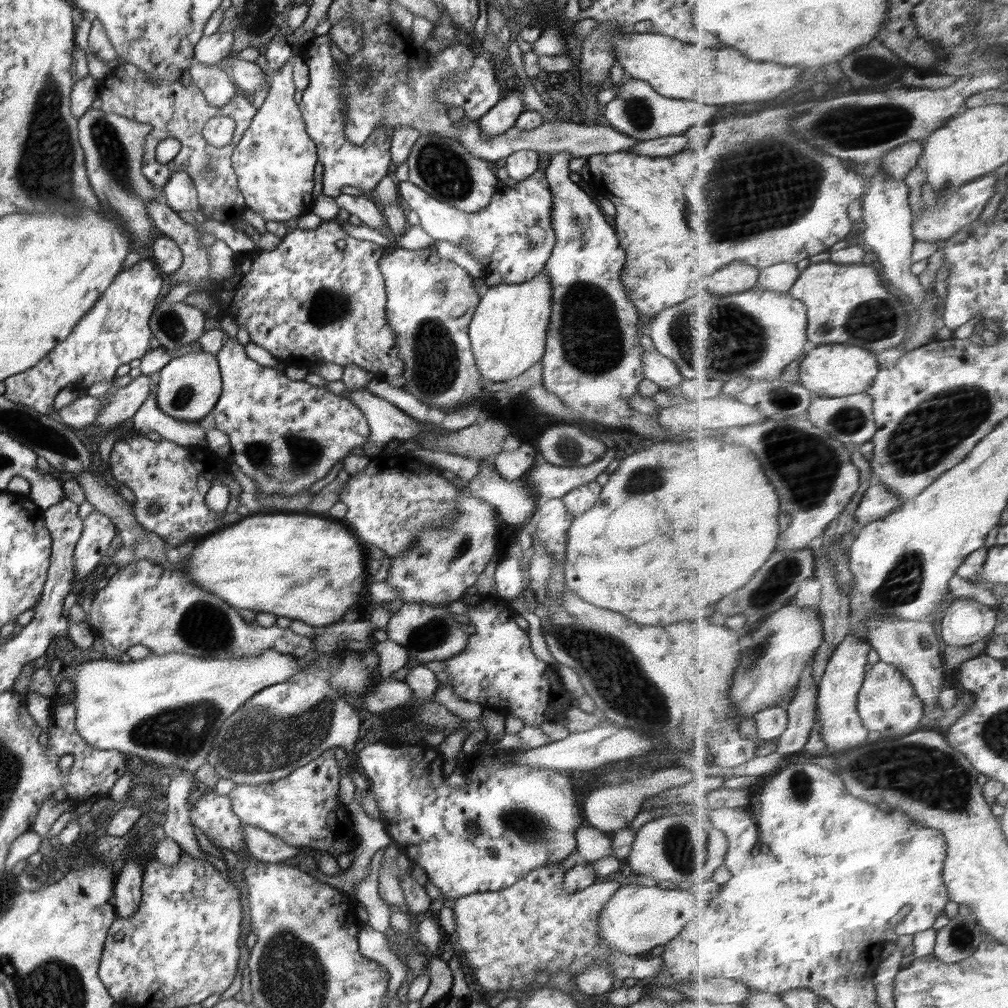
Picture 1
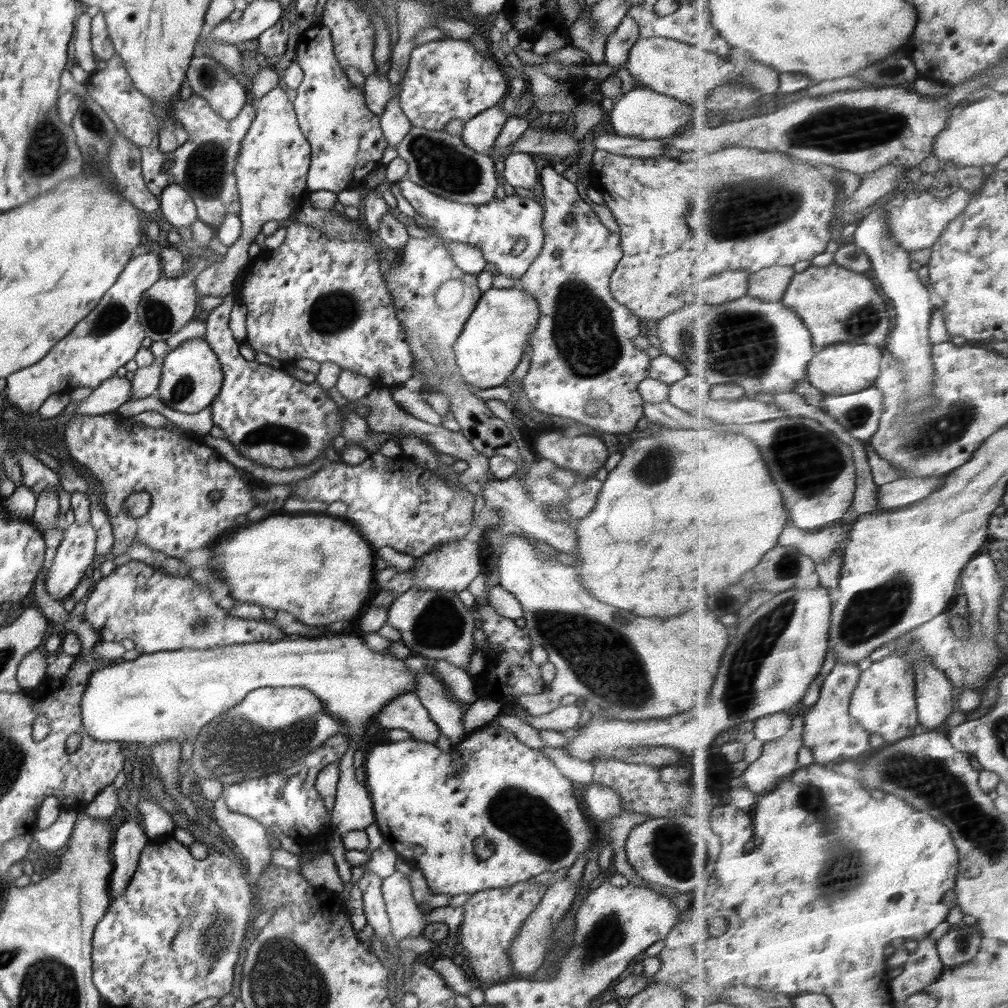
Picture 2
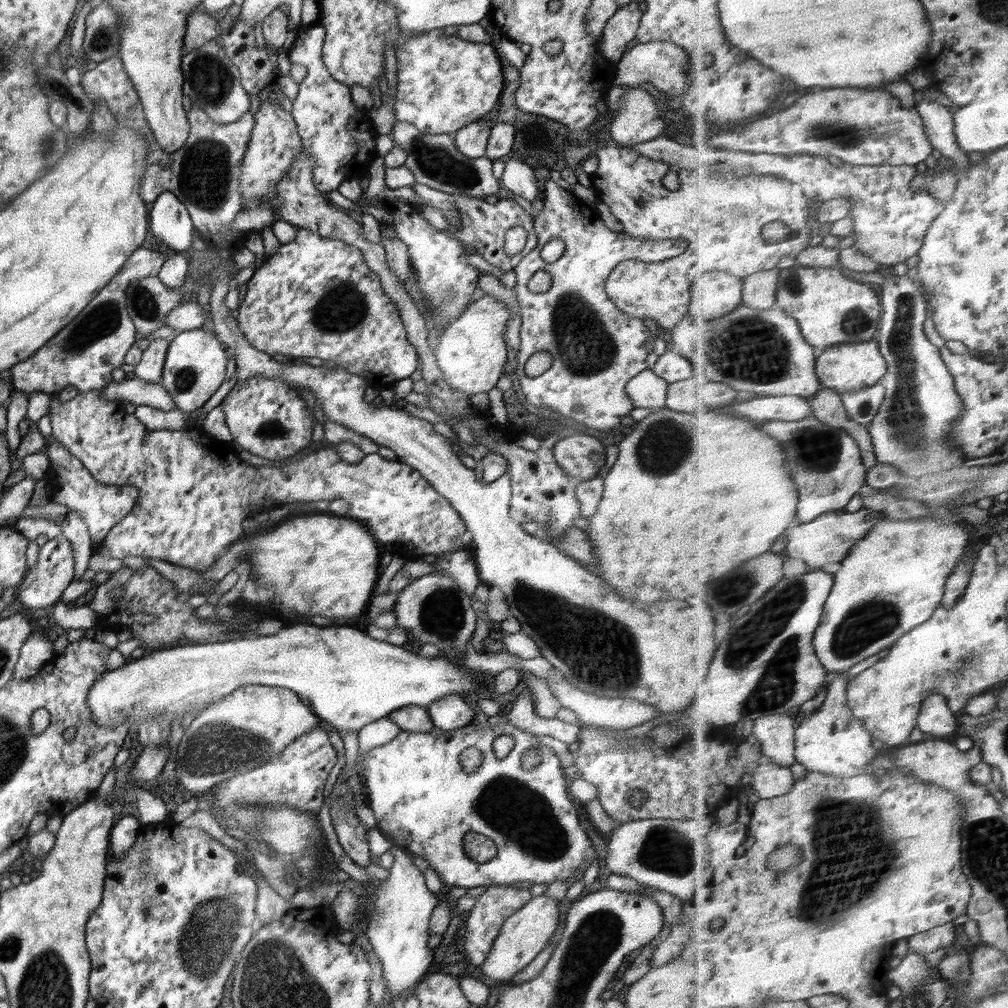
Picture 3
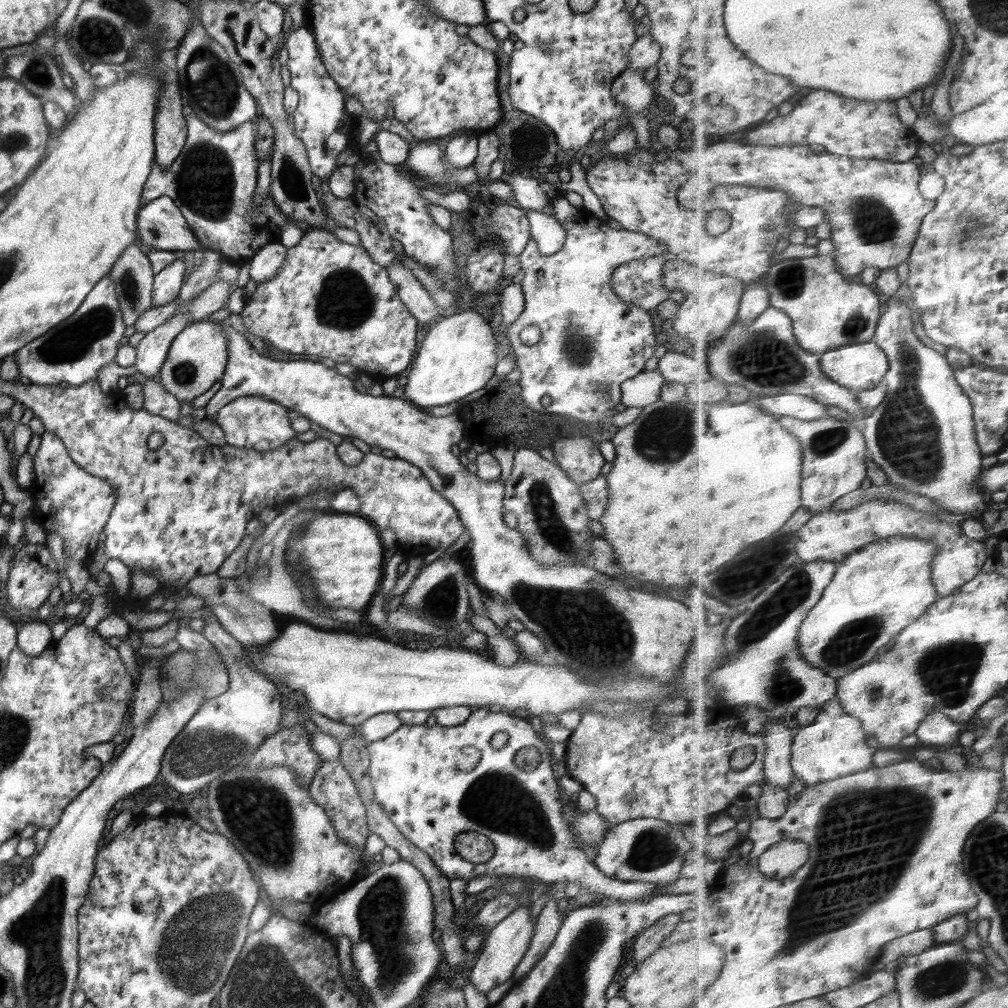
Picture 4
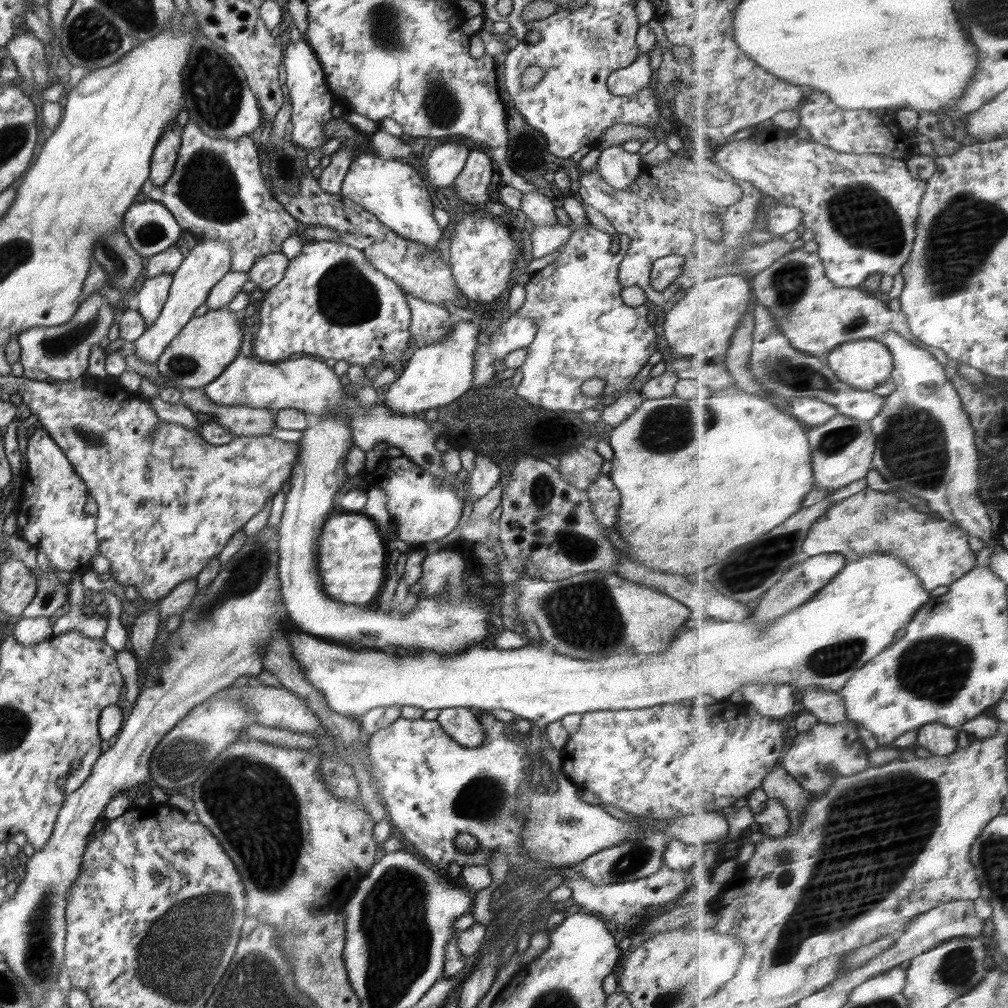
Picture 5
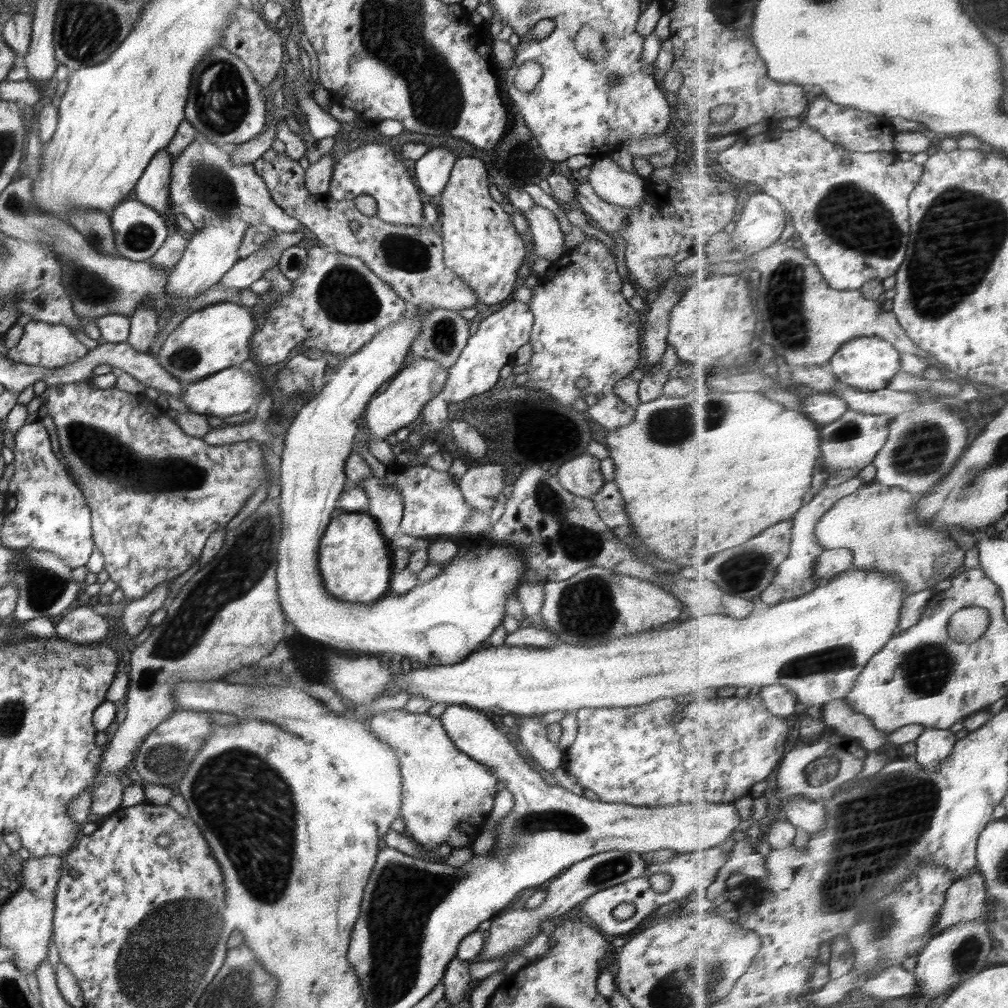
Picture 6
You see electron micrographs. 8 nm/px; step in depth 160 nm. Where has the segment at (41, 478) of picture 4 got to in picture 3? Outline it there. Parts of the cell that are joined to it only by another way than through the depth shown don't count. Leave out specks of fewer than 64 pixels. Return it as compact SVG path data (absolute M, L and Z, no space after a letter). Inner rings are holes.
M53 438L48 441L47 455L50 470L46 478L52 480L49 481L51 501L64 504L68 511L77 512L82 517L90 531L93 549L97 552L97 542L103 541L108 531L135 508L139 495L138 489L130 485L106 486L98 482L81 460L70 454L60 442Z

